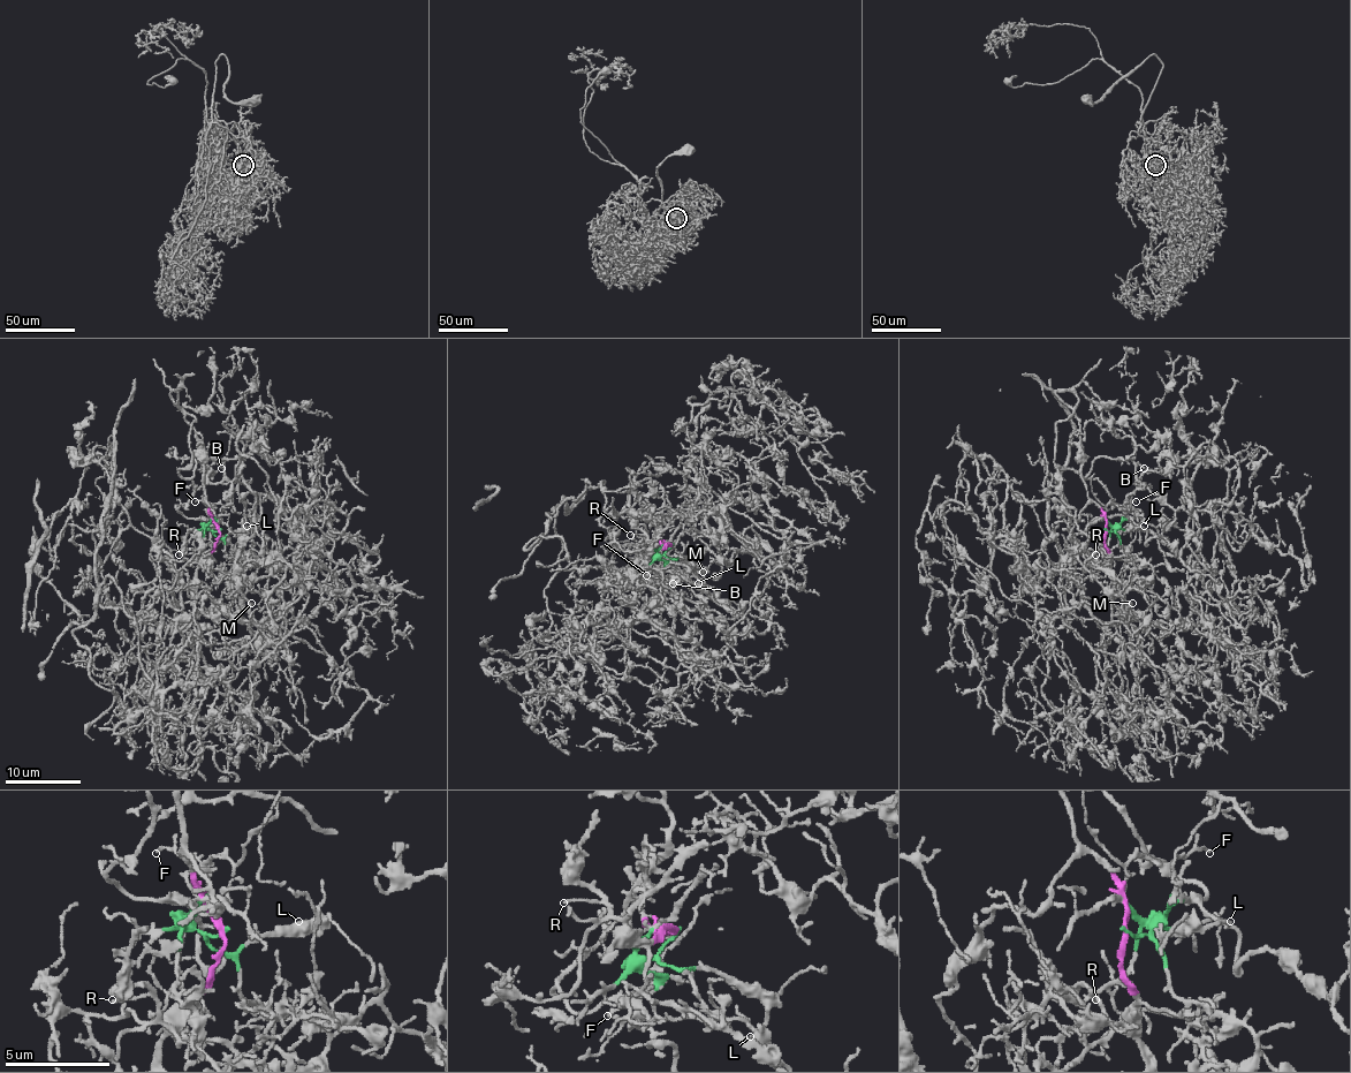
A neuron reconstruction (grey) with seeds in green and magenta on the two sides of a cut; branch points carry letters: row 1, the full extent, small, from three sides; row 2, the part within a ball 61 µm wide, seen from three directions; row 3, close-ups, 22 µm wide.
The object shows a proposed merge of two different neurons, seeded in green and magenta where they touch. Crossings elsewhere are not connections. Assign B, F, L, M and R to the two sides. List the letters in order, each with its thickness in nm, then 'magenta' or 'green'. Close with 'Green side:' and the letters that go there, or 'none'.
B: calibre 110 nm; green
F: calibre 120 nm; green
L: calibre 130 nm; green
M: calibre 130 nm; green
R: calibre 140 nm; magenta
Green side: B, F, L, M

